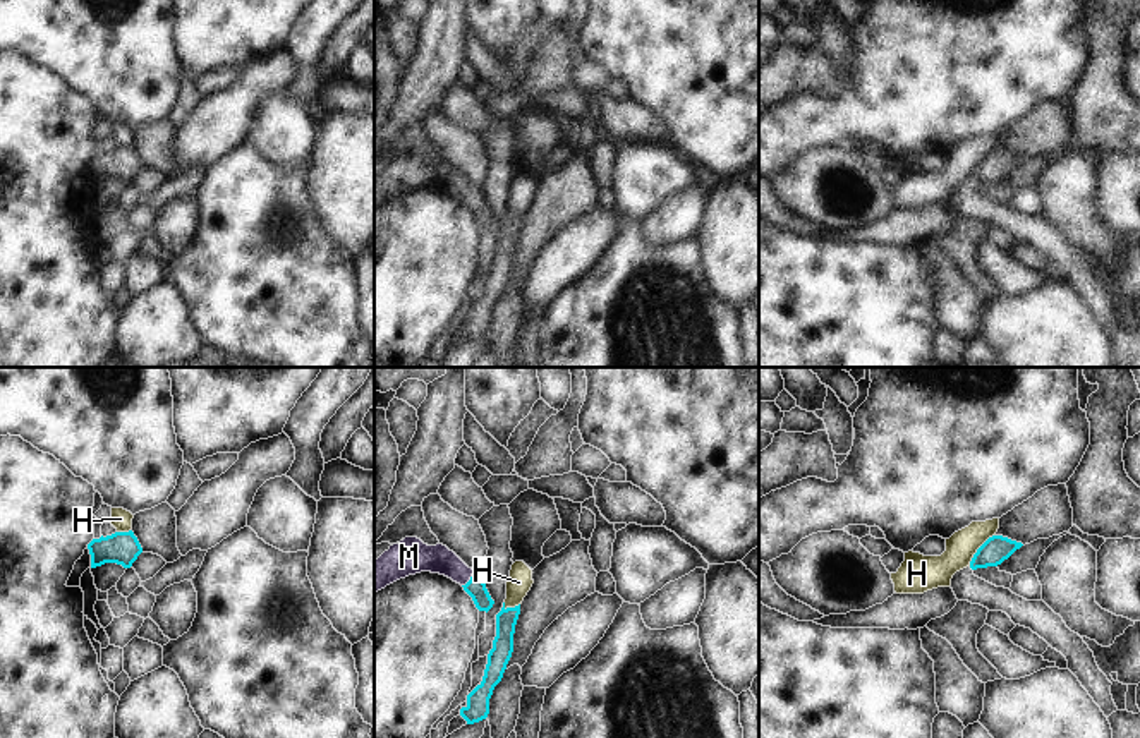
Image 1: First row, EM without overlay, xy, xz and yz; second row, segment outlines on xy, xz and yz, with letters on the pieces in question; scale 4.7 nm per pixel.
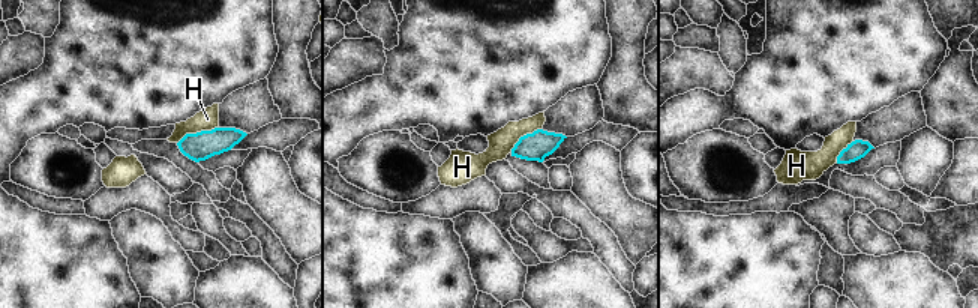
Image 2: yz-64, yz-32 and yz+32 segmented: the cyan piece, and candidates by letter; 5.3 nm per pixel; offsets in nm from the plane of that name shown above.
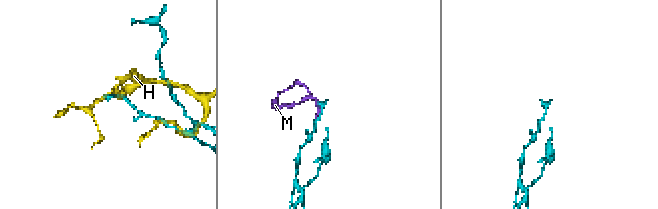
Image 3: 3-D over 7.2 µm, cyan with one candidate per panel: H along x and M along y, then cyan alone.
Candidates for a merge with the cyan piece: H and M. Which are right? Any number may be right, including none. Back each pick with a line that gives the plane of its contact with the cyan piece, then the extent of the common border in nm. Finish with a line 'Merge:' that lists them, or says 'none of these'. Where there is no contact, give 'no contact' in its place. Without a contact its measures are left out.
M: xz | 90 nm
Merge: M

